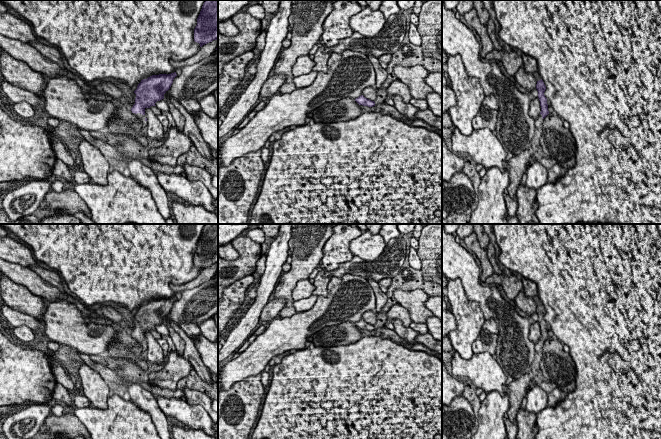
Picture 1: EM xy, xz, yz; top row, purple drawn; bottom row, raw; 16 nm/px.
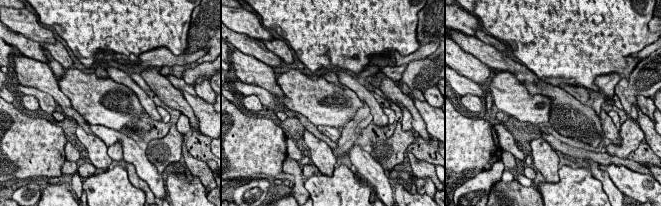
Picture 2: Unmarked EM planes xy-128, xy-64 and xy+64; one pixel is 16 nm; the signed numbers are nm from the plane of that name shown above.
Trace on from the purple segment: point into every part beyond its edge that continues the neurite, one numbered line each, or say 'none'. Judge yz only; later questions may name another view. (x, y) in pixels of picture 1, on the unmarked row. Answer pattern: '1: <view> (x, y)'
1: yz (539, 345)

